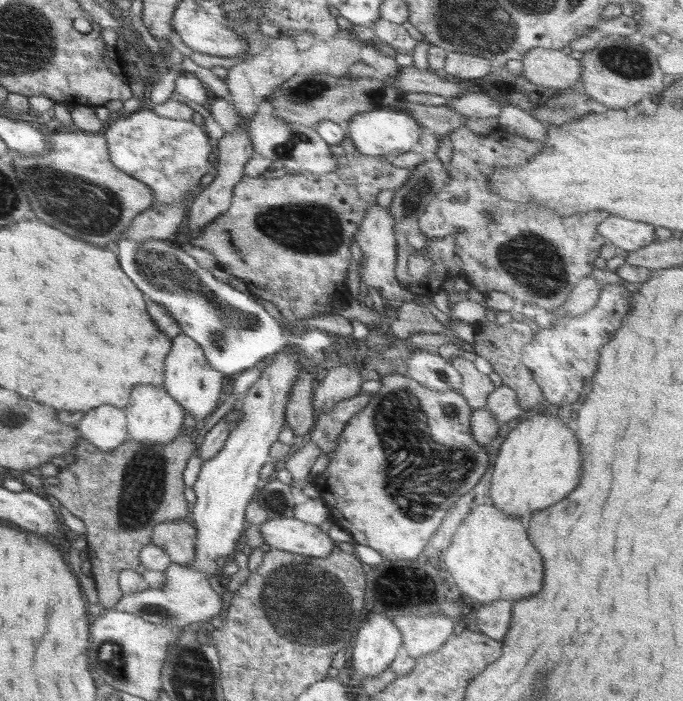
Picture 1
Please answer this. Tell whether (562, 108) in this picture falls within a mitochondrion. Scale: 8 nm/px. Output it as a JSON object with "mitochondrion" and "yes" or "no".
{"mitochondrion":"yes"}

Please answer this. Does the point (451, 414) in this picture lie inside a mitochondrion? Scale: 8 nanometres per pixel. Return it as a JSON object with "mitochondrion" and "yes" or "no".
{"mitochondrion":"yes"}

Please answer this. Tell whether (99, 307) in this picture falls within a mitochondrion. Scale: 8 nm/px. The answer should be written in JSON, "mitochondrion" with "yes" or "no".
{"mitochondrion":"no"}

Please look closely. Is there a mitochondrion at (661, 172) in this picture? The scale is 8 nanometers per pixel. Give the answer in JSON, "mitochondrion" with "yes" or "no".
{"mitochondrion":"no"}

